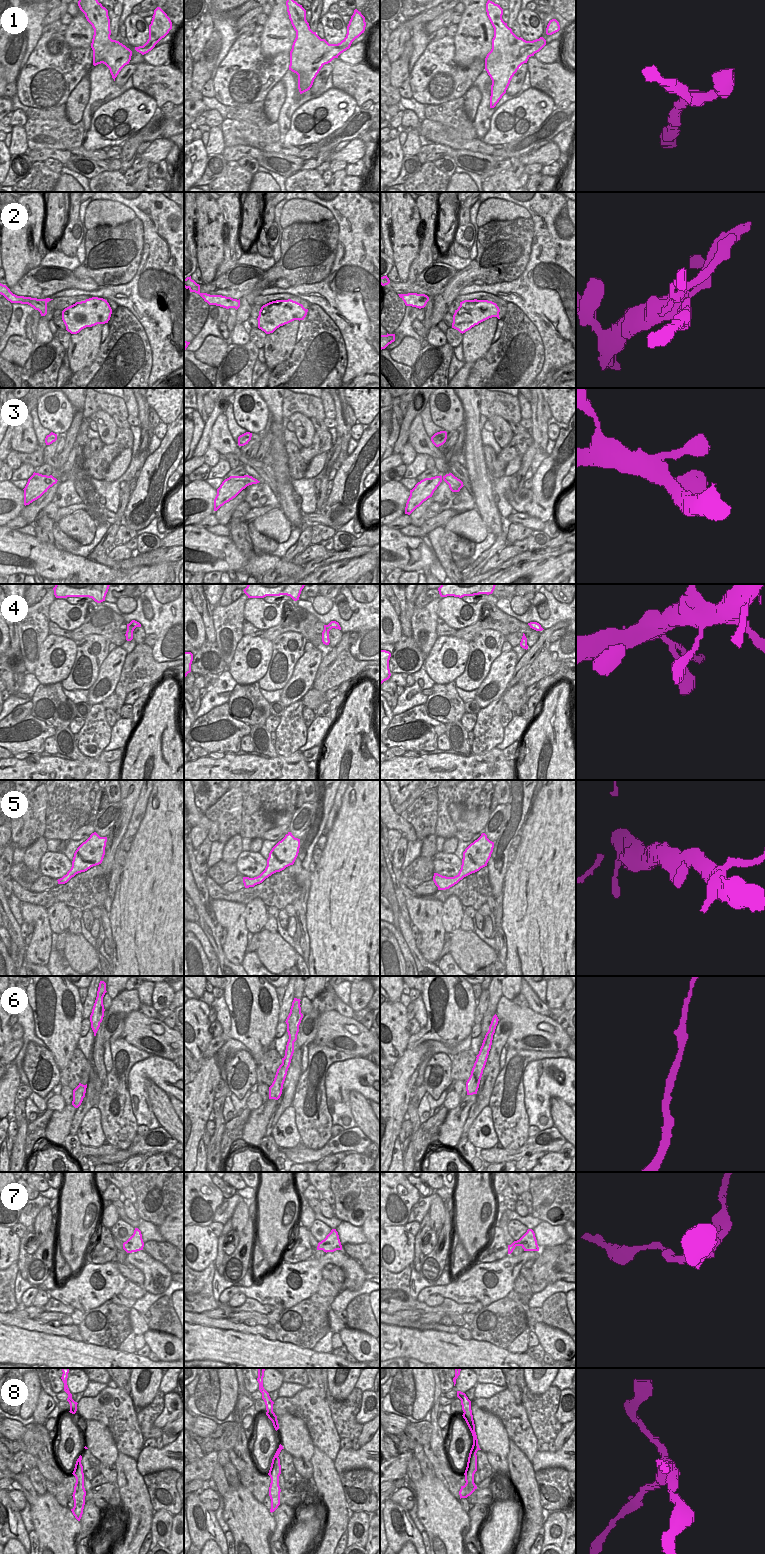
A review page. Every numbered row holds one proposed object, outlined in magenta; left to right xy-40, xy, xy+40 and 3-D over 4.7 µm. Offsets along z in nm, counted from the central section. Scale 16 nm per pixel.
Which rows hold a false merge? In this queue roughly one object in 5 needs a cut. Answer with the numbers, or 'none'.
8.

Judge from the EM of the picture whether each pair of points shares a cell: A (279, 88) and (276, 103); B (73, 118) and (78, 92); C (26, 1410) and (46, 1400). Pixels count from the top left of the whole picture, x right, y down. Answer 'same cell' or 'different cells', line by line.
A: same cell
B: same cell
C: different cells

